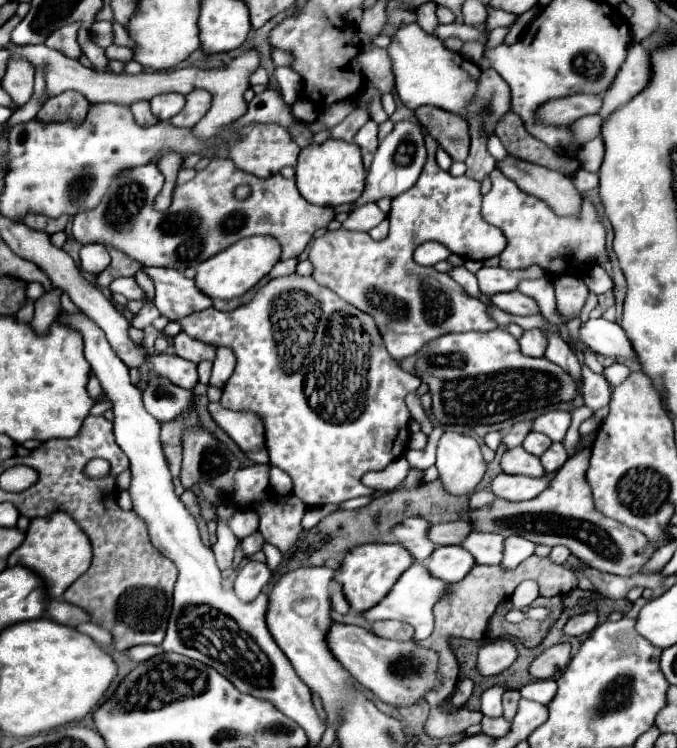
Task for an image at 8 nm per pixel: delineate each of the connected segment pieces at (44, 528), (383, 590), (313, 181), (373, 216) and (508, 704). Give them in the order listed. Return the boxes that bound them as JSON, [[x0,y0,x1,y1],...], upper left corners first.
[[8,510,92,600],[336,544,412,614],[296,140,366,206],[342,202,386,232],[504,692,520,720]]

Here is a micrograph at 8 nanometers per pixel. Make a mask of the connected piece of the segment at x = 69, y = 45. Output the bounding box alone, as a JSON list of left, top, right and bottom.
[46,26,82,60]

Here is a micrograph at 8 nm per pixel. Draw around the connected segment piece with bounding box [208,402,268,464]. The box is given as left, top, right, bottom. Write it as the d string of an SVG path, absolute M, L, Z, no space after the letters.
M210 402L208 412L212 420L238 444L248 460L256 464L268 464L268 454L264 450L264 428L256 414L230 412L218 402Z

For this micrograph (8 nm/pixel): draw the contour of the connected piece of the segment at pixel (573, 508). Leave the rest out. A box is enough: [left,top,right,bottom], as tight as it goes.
[470,448,656,576]

